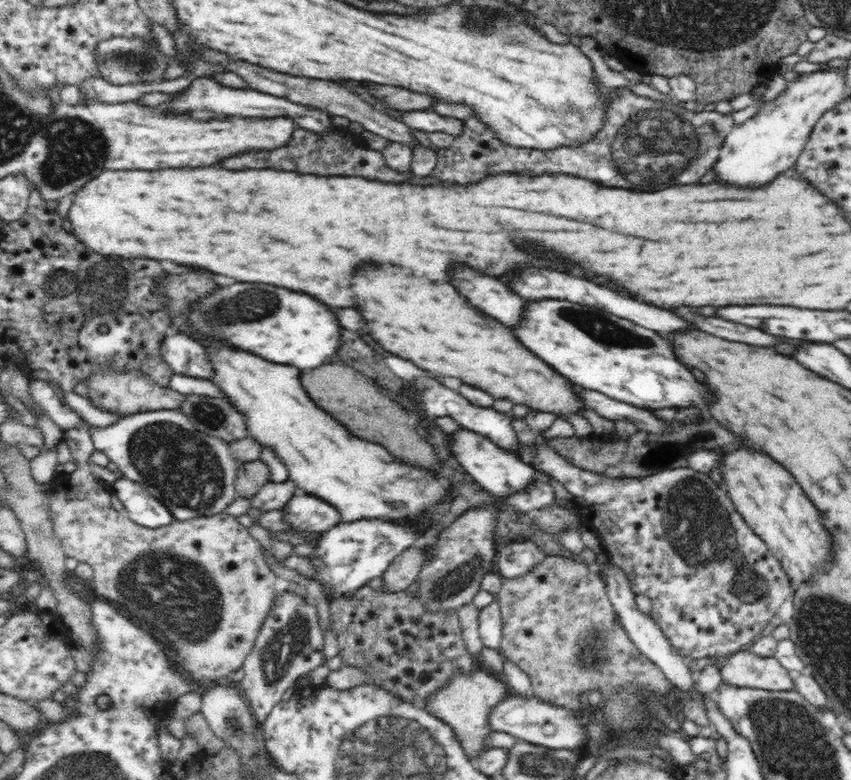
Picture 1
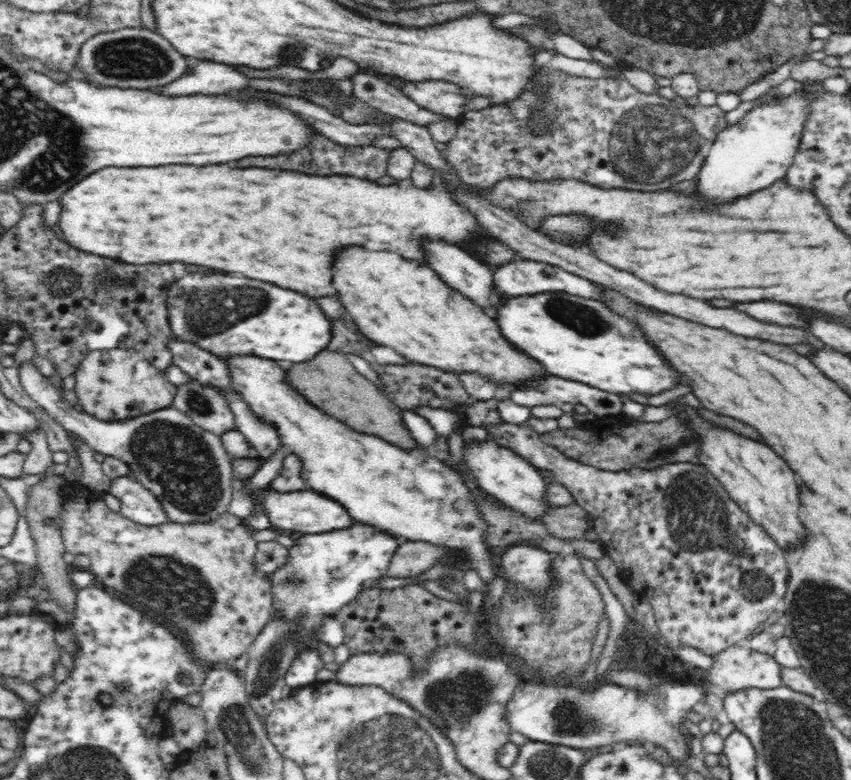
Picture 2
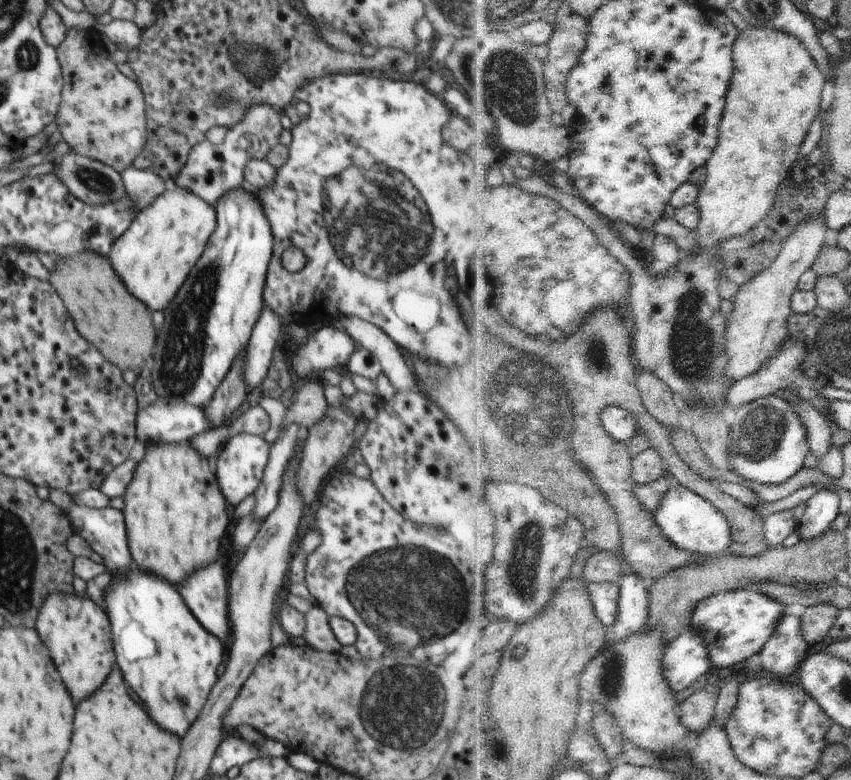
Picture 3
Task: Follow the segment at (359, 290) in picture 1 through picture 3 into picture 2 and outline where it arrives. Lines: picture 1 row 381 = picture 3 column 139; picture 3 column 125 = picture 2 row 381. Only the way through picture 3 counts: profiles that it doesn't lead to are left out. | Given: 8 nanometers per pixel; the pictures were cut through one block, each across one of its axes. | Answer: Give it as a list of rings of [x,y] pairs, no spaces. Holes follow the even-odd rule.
[[[348,246],[334,256],[332,272],[334,272],[332,288],[336,288],[338,300],[350,312],[359,330],[377,344],[394,349],[408,362],[412,361],[458,374],[480,373],[490,381],[494,381],[496,386],[507,382],[515,387],[523,383],[522,380],[546,374],[538,362],[532,362],[532,358],[528,358],[526,354],[516,350],[508,340],[502,338],[494,318],[486,316],[466,296],[456,294],[456,290],[446,286],[436,276],[436,272],[430,270],[428,266],[420,266],[414,260],[404,260],[394,252],[380,252],[380,262],[378,262],[378,252],[364,250],[358,246]]]

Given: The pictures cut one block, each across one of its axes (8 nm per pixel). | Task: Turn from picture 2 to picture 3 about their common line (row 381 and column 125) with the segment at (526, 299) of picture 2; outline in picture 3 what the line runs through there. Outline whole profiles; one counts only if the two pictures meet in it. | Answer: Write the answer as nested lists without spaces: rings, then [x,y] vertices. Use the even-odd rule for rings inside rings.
[[[133,566],[124,576],[114,574],[110,584],[103,590],[103,594],[104,604],[106,604],[105,613],[108,615],[110,630],[112,630],[116,662],[124,674],[124,680],[142,698],[148,714],[162,728],[168,728],[170,732],[182,736],[196,720],[200,708],[204,706],[216,682],[216,668],[224,656],[222,642],[200,626],[200,622],[186,608],[178,590],[164,578],[158,578],[156,574],[136,570]]]

